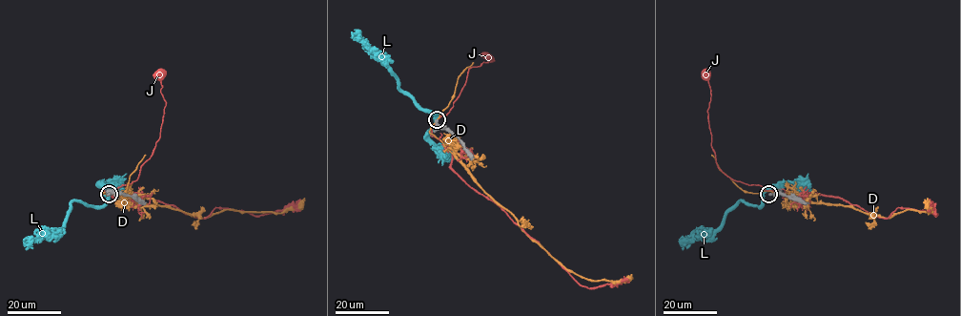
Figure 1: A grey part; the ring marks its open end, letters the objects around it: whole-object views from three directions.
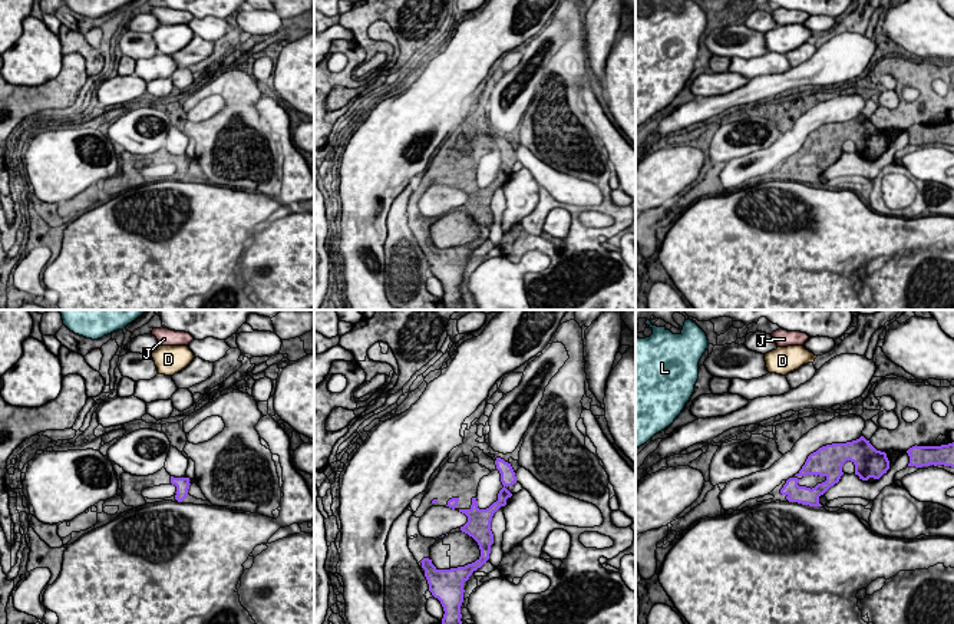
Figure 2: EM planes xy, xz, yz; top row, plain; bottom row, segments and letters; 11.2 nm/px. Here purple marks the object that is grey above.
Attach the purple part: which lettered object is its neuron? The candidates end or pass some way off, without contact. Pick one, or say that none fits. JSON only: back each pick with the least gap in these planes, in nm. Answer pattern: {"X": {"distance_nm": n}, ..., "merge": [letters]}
{"merge": []}

